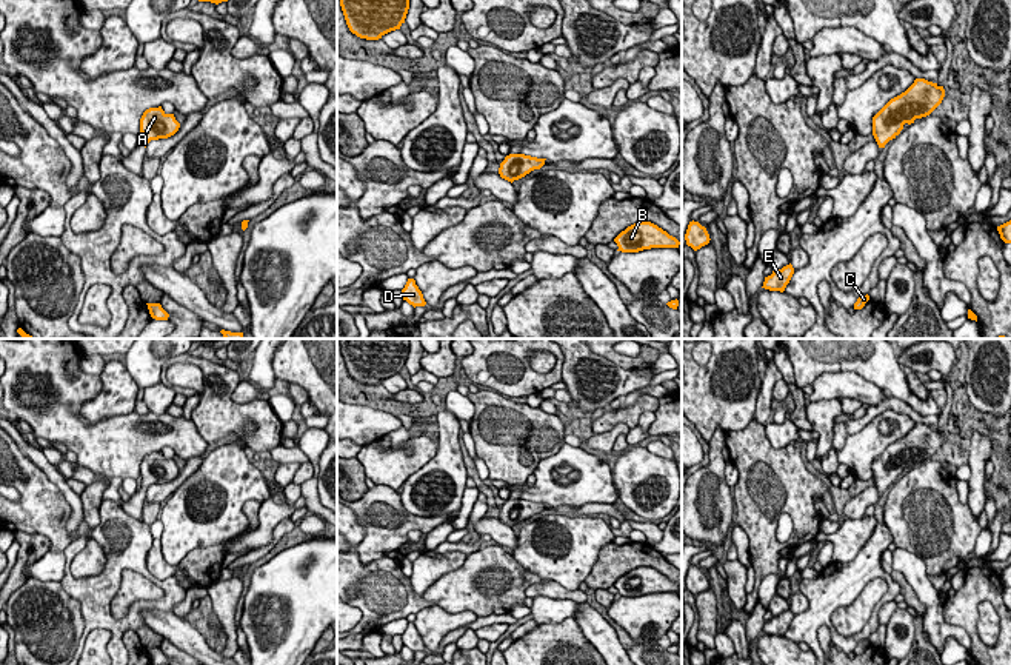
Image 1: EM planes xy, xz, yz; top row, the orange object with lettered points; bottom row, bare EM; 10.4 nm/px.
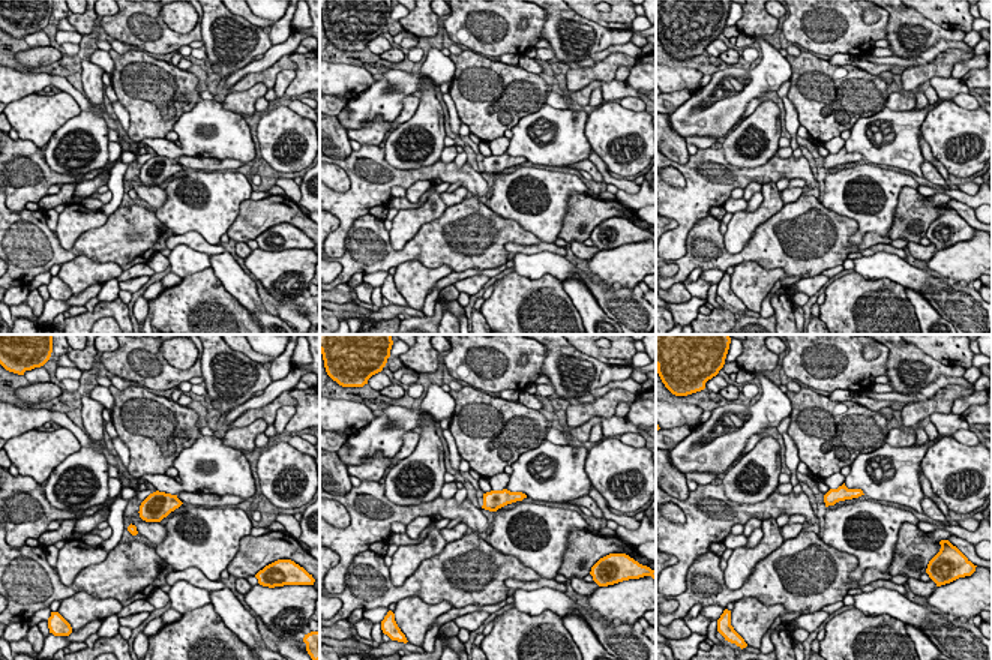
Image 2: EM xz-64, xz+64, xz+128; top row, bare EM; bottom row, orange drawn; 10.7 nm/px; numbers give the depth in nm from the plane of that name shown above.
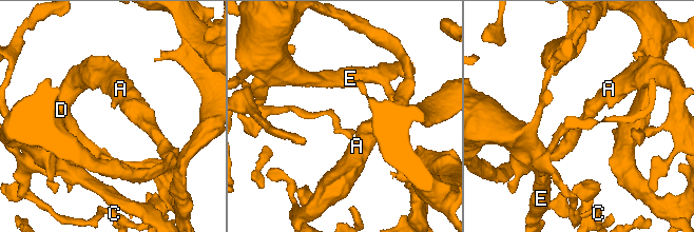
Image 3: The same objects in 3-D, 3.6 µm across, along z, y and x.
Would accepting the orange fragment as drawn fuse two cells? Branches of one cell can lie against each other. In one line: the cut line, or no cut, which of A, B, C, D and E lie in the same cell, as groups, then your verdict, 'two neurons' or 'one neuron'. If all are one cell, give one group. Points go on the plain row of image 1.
no cut; A B C D E; one neuron

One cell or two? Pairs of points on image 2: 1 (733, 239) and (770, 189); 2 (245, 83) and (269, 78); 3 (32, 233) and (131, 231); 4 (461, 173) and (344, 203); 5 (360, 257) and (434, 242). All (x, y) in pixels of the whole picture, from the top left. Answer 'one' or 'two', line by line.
1: one
2: one
3: one
4: one
5: one

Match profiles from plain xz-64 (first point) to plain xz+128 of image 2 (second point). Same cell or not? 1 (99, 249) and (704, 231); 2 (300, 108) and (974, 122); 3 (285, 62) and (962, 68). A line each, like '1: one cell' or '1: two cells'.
1: one cell
2: two cells
3: two cells

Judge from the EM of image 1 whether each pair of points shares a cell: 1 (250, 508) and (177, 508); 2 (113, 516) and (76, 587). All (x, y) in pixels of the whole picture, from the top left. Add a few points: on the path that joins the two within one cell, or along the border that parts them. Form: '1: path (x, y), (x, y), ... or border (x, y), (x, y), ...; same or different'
1: border (254, 499), (243, 505), (248, 521), (245, 530); different
2: path (125, 539), (123, 553), (99, 584); same

